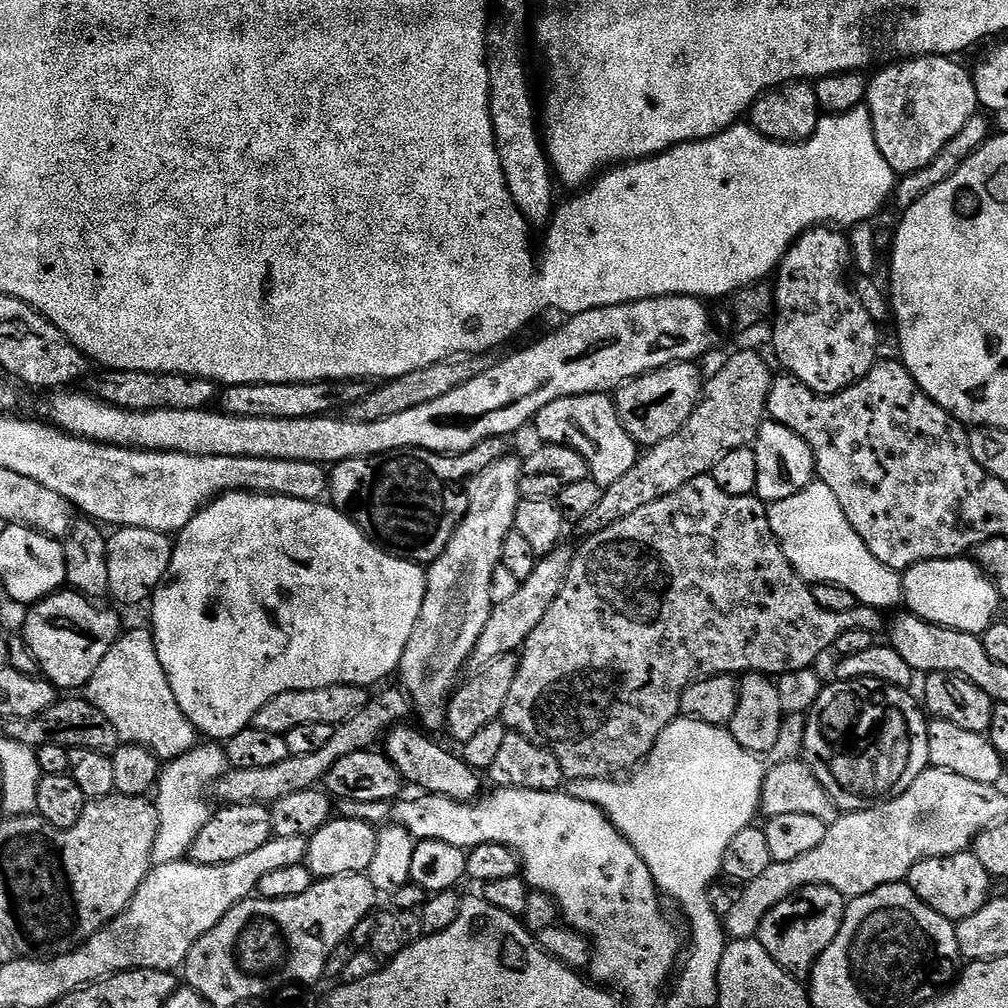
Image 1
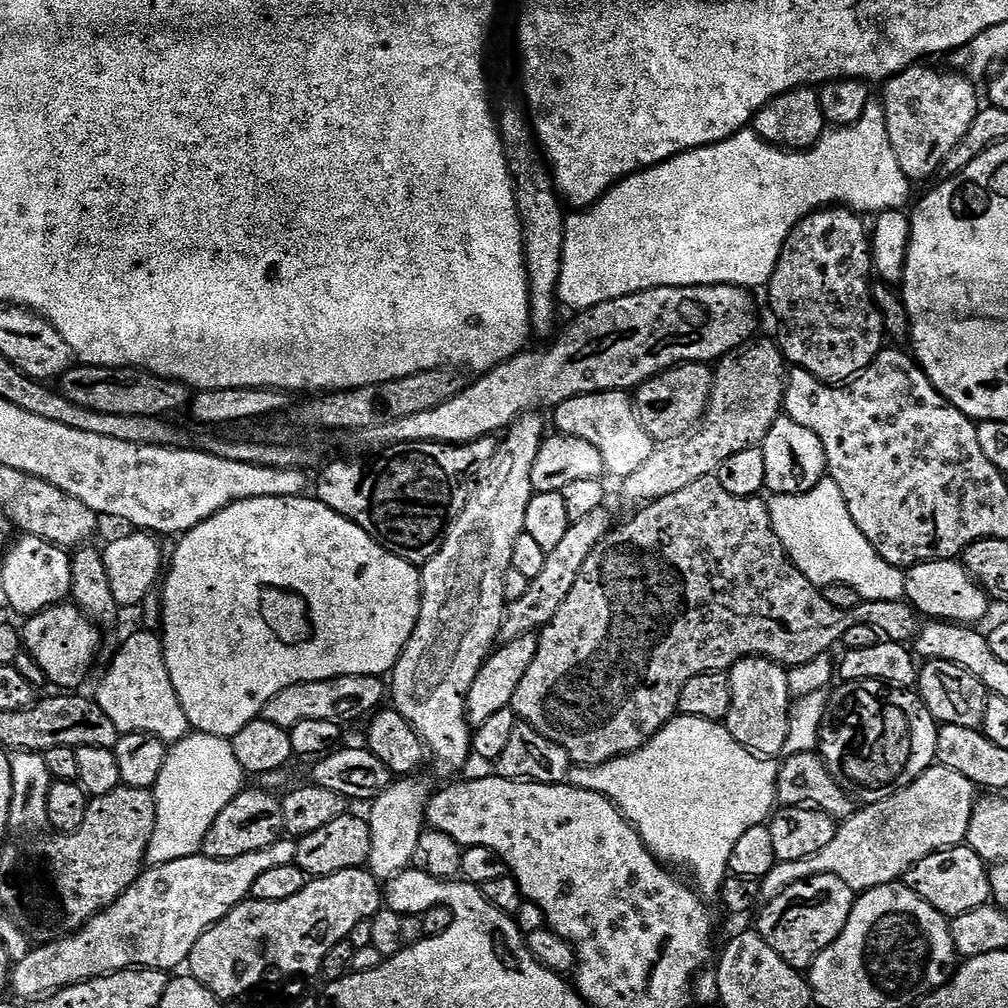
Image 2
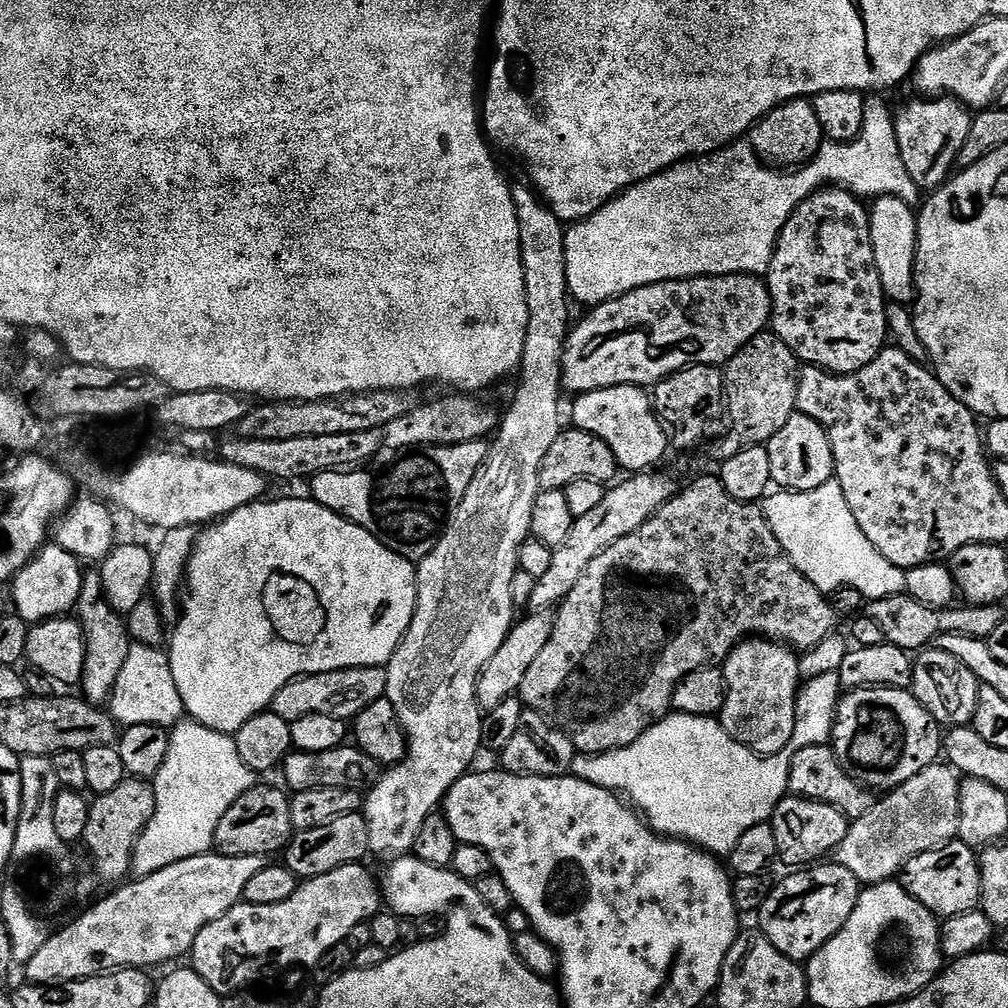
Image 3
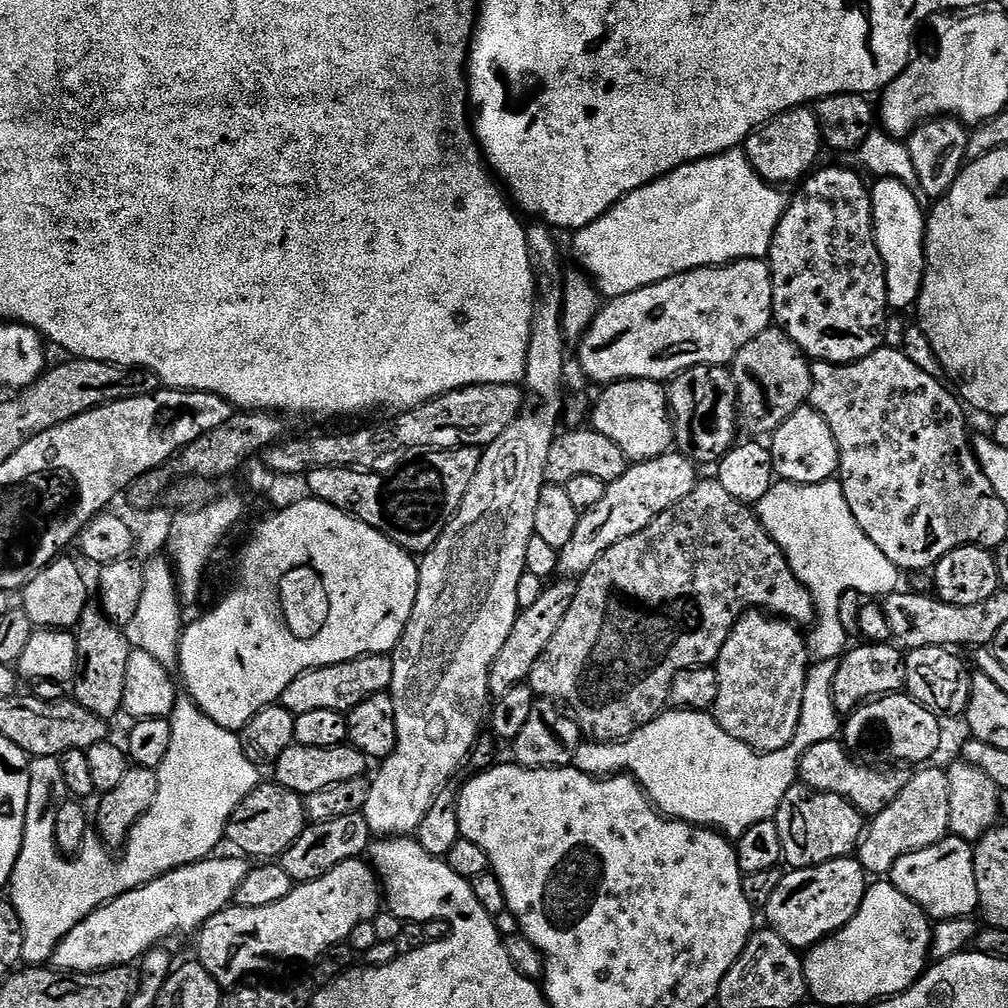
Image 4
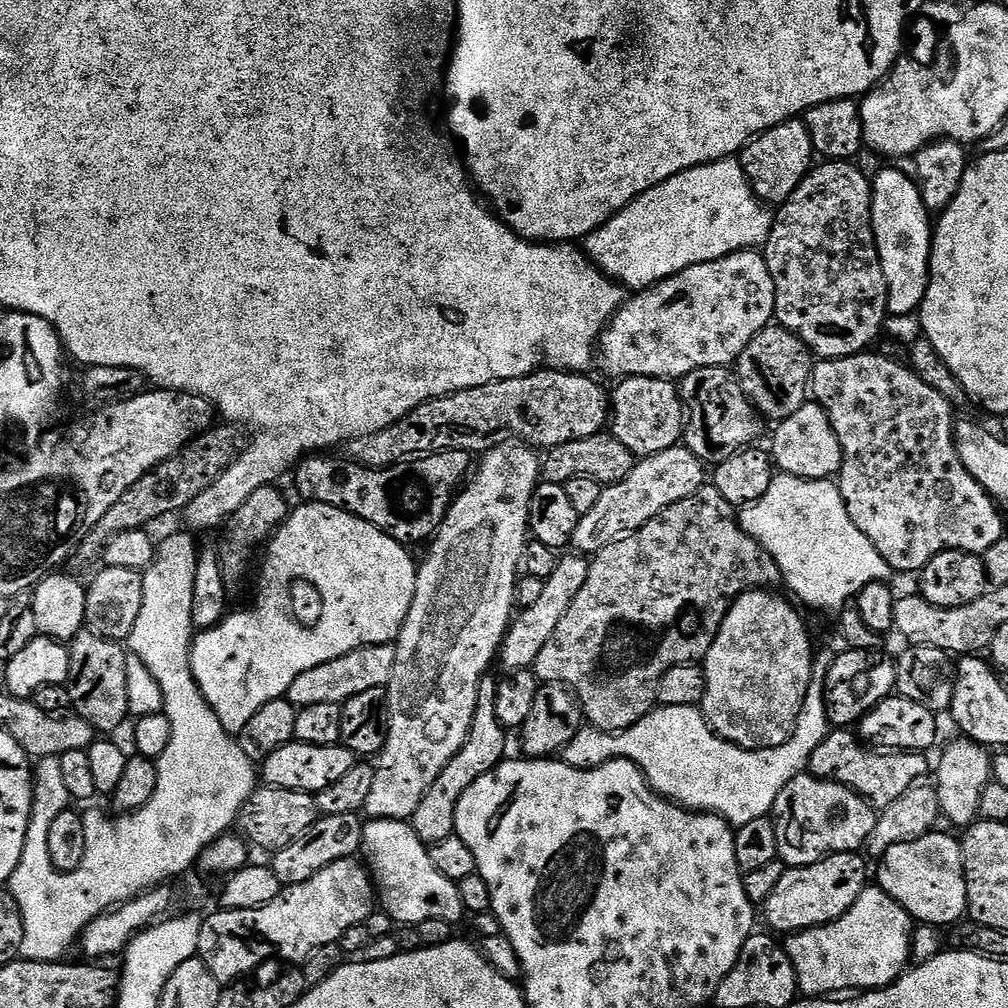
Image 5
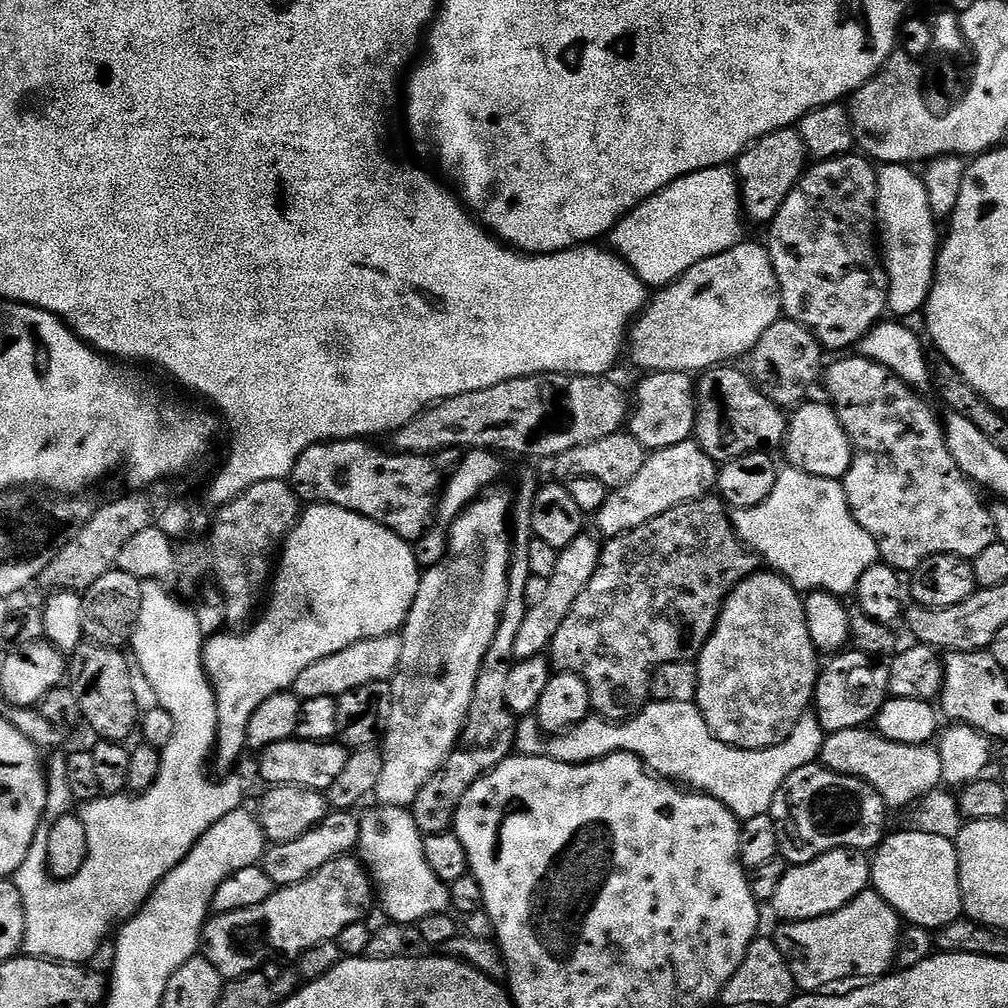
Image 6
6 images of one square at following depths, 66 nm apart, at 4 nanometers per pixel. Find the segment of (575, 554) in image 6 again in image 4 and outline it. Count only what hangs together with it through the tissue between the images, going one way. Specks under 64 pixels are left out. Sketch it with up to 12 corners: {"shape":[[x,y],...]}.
{"shape":[[543,589],[516,617],[488,672],[493,697],[527,681],[575,593]]}

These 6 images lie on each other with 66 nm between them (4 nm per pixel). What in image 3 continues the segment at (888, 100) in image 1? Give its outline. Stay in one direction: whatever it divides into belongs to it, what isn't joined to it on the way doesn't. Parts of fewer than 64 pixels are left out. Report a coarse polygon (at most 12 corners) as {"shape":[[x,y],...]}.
{"shape":[[951,95],[894,112],[906,174],[922,190],[953,175],[973,113]]}

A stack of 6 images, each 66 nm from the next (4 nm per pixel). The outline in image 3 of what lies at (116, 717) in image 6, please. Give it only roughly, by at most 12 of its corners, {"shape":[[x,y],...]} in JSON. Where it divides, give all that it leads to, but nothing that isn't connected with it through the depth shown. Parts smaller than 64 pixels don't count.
{"shape":[[85,571],[74,612],[84,631],[78,685],[107,705],[133,641],[99,571]]}

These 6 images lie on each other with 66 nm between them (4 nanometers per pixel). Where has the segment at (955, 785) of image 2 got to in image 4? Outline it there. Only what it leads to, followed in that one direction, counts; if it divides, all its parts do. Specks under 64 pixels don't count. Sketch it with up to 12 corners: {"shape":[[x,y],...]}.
{"shape":[[919,769],[858,845],[865,873],[949,835],[948,773]]}

